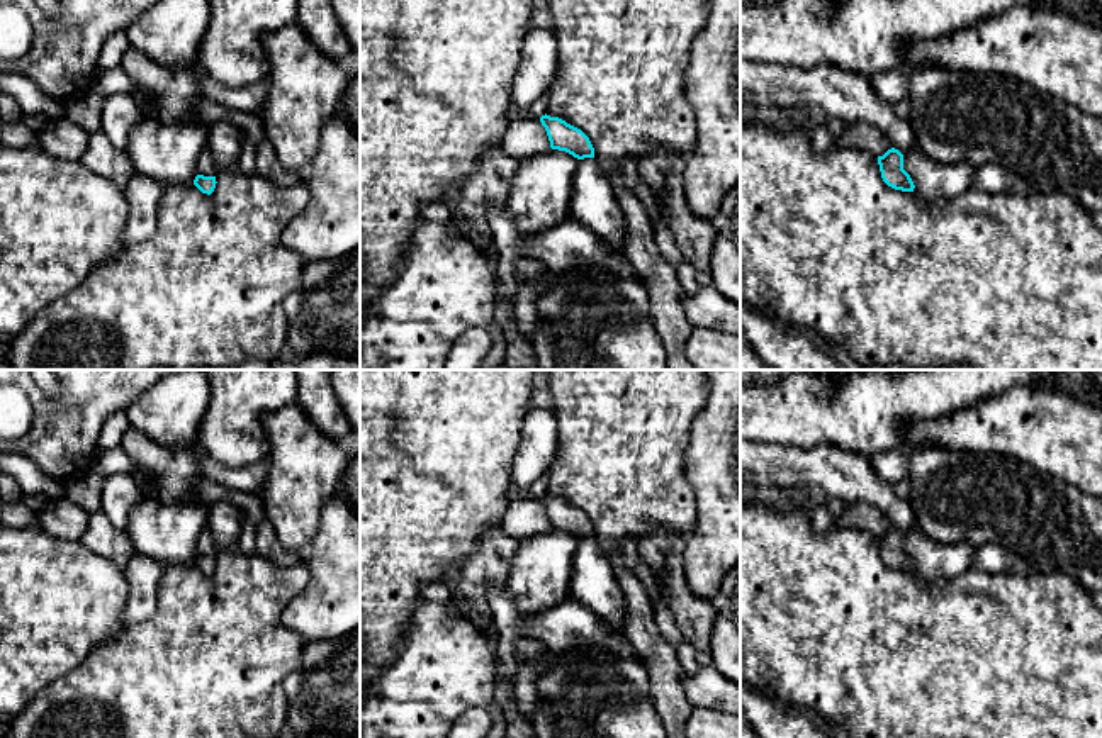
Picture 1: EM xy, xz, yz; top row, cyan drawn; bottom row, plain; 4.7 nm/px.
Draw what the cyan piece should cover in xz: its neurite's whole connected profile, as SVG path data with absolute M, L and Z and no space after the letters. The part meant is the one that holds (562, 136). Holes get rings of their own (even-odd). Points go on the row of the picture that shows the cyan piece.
M542 115L550 148L565 151L577 159L571 217L596 232L608 246L621 249L627 222L618 197L594 158L589 137L559 117Z

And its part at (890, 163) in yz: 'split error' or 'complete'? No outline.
split error

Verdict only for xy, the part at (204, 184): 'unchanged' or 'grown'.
grown

